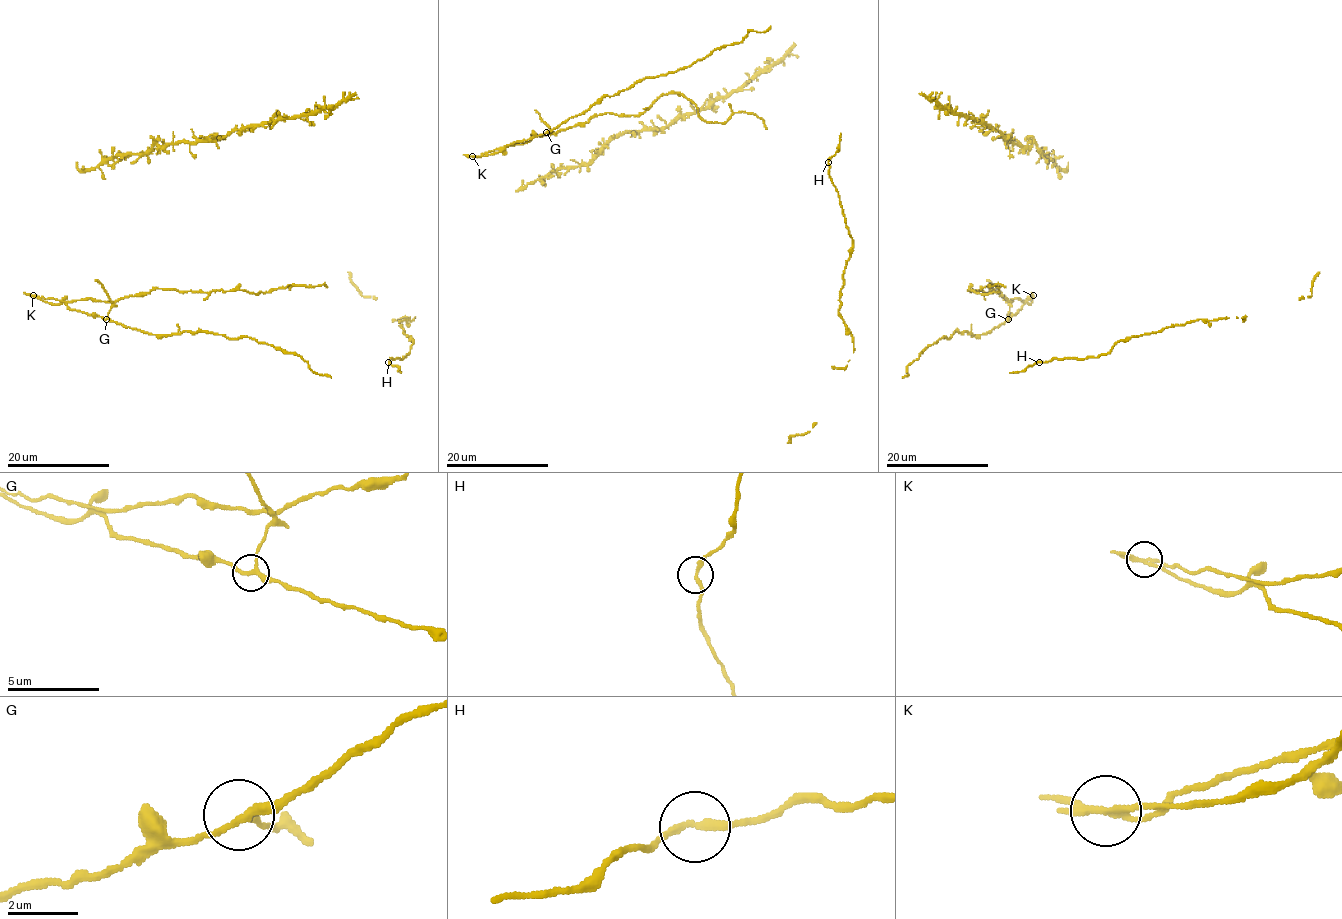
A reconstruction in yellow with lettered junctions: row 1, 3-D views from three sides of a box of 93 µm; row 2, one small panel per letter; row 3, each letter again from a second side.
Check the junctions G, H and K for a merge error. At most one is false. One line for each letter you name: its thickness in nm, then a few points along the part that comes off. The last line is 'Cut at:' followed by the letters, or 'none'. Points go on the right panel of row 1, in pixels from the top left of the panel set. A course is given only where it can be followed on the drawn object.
K: calibre 180 nm; course (1032, 295), (1011, 302), (993, 288), (970, 291), (998, 292), (997, 286), (988, 286), (997, 283), (1005, 287)
Cut at: K

